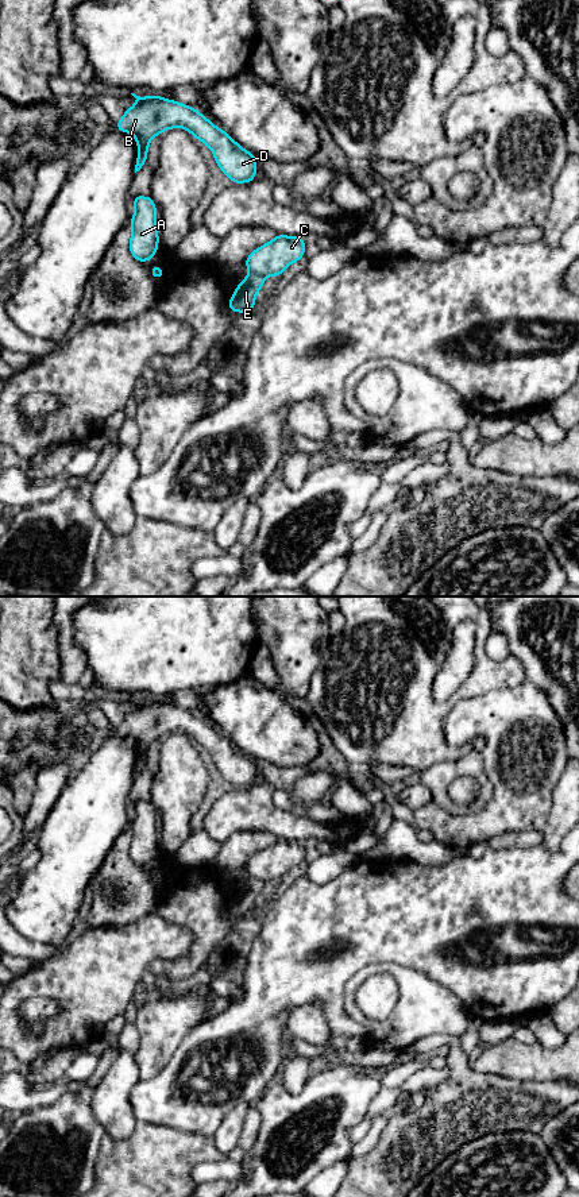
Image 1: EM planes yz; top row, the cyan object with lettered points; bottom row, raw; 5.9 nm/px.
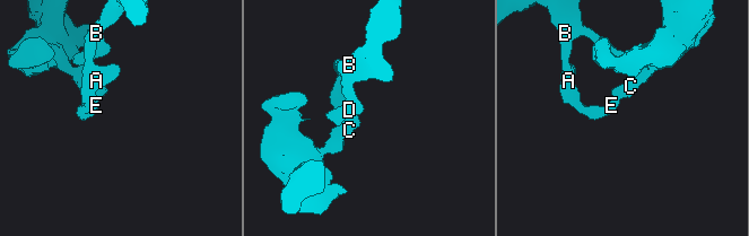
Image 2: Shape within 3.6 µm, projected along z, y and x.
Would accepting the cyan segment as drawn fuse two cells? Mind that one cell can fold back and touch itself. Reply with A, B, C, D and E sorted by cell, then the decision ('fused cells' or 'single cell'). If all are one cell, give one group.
A B D E / C | fused cells

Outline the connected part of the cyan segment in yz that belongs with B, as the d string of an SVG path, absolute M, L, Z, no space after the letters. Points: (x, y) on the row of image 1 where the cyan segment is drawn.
M131 94L136 99L136 104L124 112L116 128L136 138L139 152L135 173L147 162L148 144L154 136L165 130L182 127L212 150L216 163L233 184L251 182L256 178L256 157L196 108L161 99L159 94L150 97Z

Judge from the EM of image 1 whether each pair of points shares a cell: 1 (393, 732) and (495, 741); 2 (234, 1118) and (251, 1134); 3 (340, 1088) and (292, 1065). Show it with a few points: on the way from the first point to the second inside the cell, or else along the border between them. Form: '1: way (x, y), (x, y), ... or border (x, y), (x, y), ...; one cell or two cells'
1: border (454, 706), (443, 734), (470, 744); two cells
2: border (250, 1104), (236, 1146); two cells
3: border (309, 1076), (296, 1093), (290, 1093), (280, 1080); two cells

